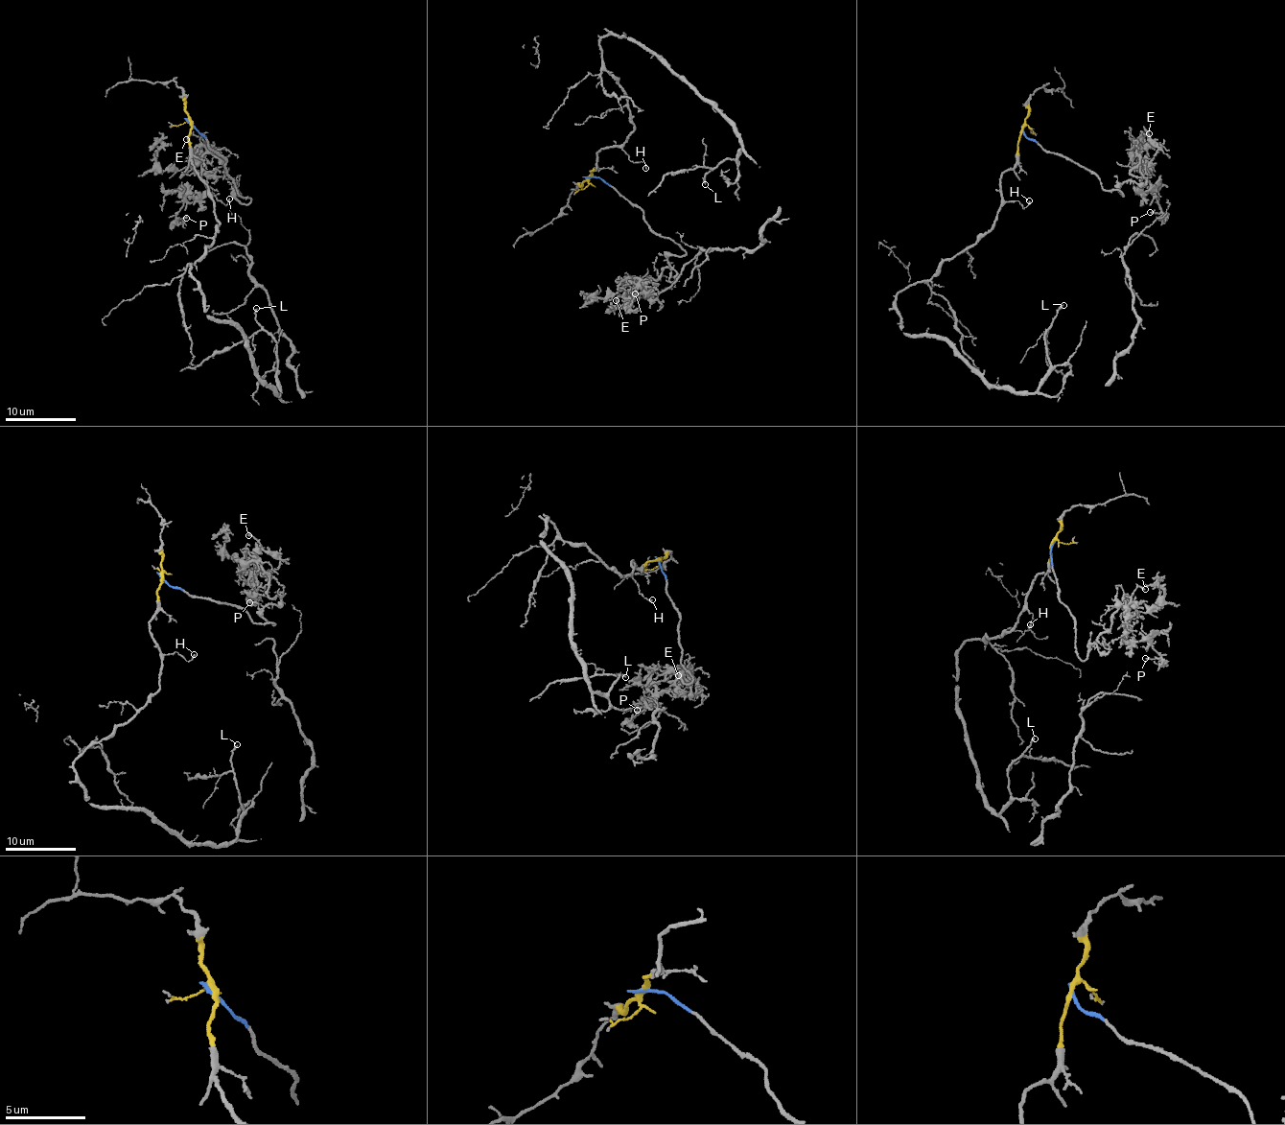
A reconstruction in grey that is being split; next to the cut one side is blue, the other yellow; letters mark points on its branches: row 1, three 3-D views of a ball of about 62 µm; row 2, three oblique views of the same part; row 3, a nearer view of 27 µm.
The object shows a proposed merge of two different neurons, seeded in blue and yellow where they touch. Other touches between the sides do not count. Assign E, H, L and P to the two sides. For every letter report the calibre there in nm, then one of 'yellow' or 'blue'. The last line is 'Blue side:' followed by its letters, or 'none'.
E: 190 nm | blue
H: 160 nm | yellow
L: 180 nm | yellow
P: 200 nm | blue
Blue side: E, P

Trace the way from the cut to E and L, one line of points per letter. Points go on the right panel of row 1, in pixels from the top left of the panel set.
E: (1022, 128), (1046, 152), (1083, 166), (1107, 190), (1123, 196), (1136, 149), (1144, 149), (1145, 130), (1149, 134)
L: (1022, 128), (992, 228), (902, 289), (896, 313), (902, 333), (937, 336), (991, 384), (1030, 393), (1063, 305)

